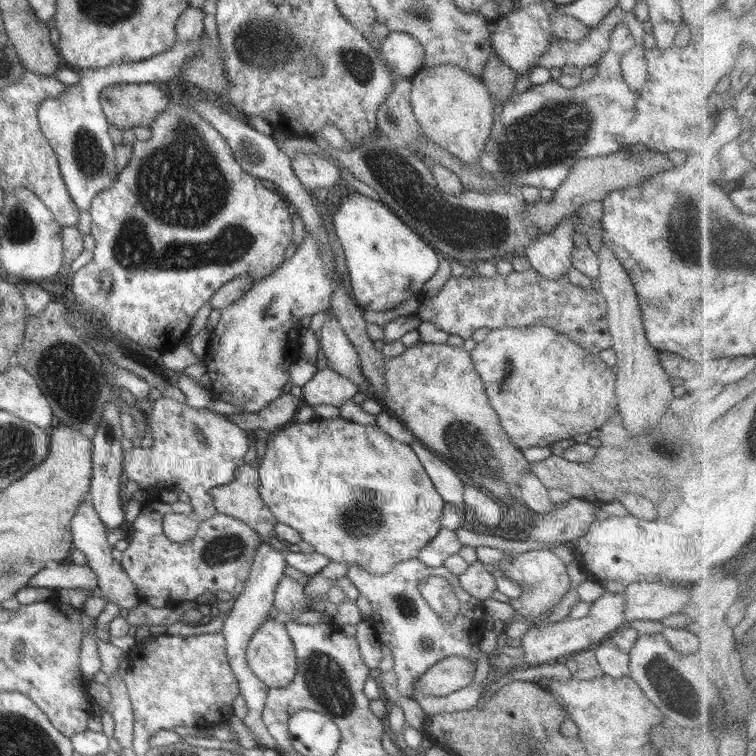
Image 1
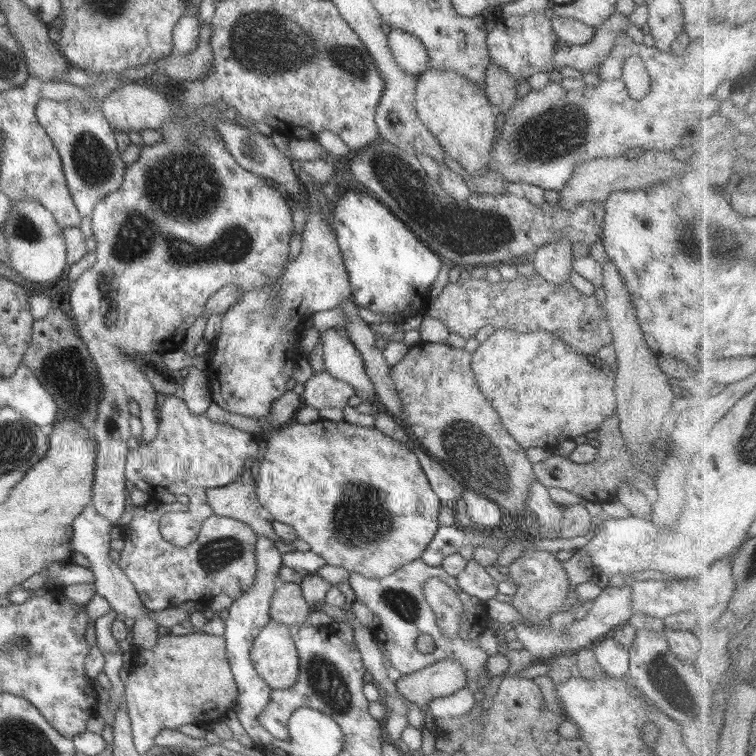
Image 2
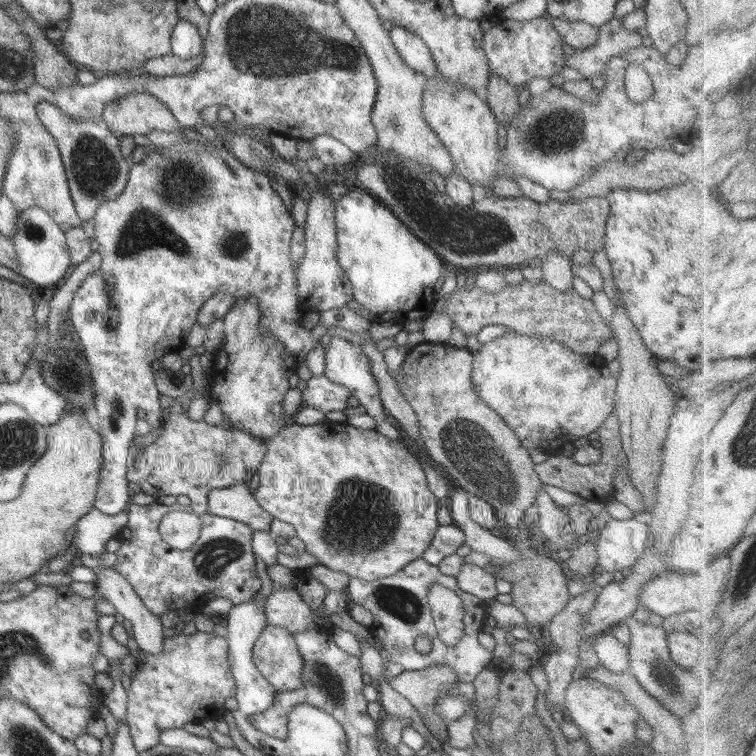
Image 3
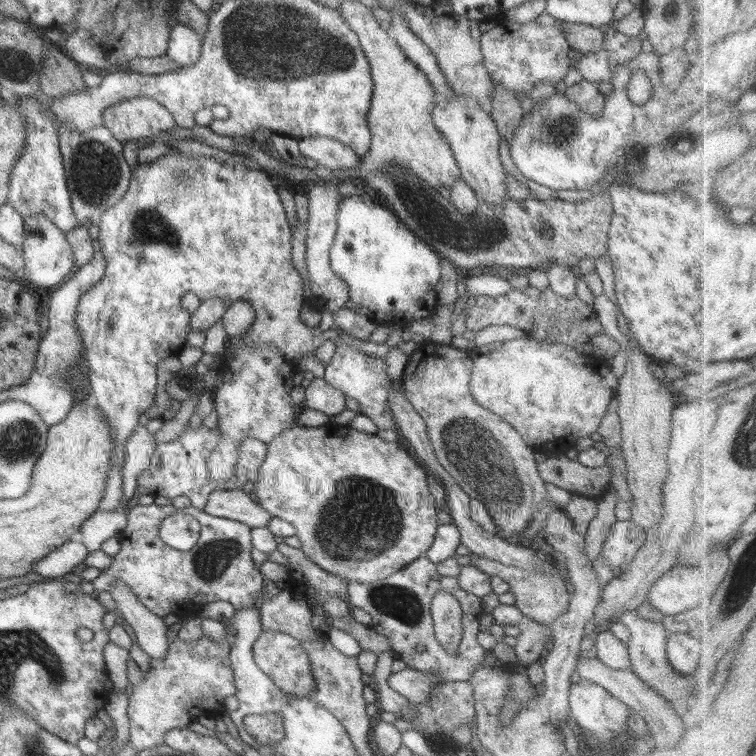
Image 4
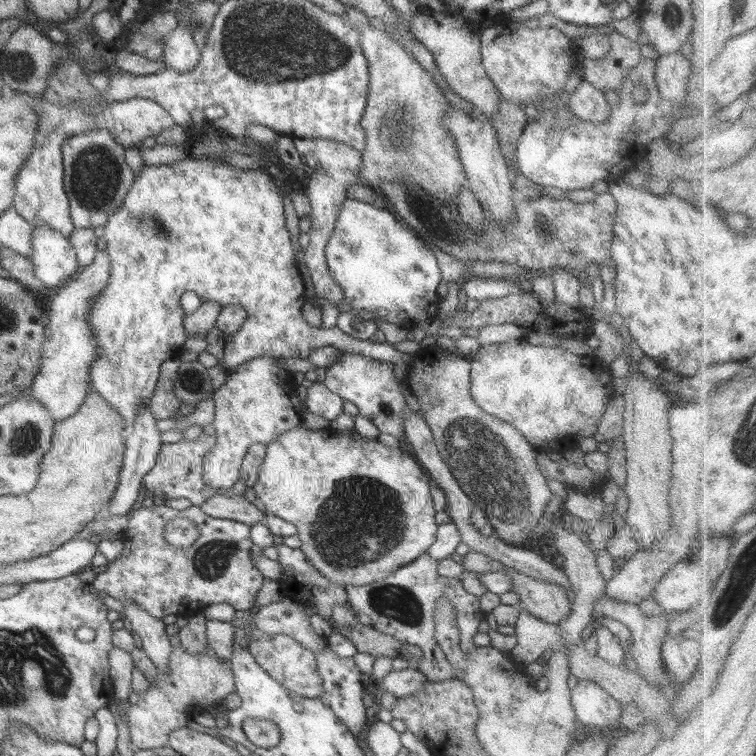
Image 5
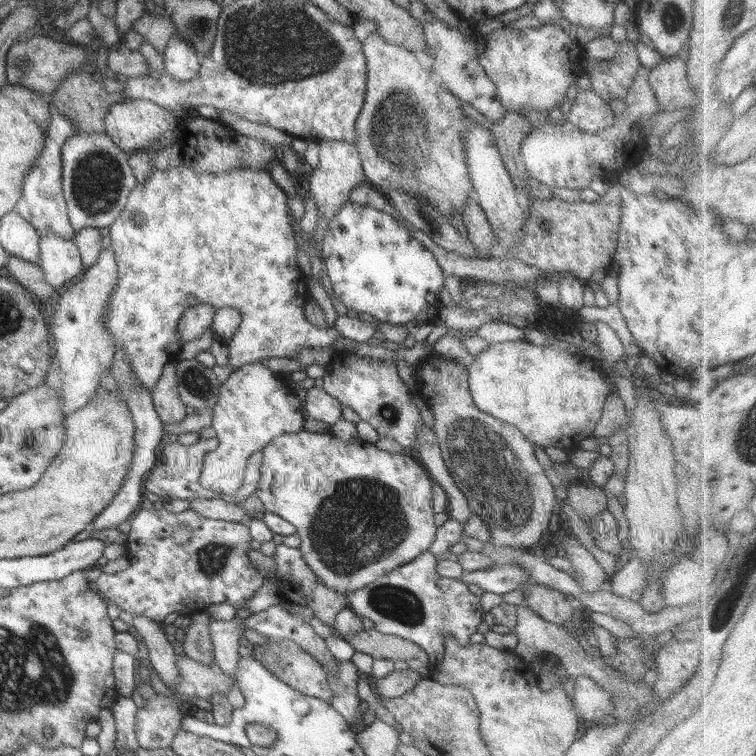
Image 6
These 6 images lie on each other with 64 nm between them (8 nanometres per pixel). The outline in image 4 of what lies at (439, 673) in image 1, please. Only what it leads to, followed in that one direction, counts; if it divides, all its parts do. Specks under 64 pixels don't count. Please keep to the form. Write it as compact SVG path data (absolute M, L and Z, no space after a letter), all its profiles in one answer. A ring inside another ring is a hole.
M406 668L396 672L396 674L391 674L388 678L388 687L398 692L410 704L422 706L428 702L432 688L442 684L442 682L446 681L442 681L438 675L434 675L434 672Z

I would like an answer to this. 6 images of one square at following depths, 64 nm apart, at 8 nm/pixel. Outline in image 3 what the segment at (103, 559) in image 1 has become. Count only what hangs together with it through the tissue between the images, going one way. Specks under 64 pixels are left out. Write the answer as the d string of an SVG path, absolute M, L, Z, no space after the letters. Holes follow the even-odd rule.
M94 507L88 514L81 516L76 525L76 535L72 545L79 548L82 554L90 554L90 556L98 557L106 550L106 543L111 538L118 536L120 529L124 528L128 522L128 514L126 511L120 514L107 515L101 510ZM100 565L97 572L96 588L98 594L103 594L107 601L116 608L117 616L120 619L125 619L130 622L132 626L132 636L136 640L136 644L142 650L142 652L149 652L150 654L156 654L163 648L163 640L165 639L164 625L160 620L158 614L150 612L143 603L143 600L135 593L133 586L123 577L119 572L113 570L113 567L104 567Z

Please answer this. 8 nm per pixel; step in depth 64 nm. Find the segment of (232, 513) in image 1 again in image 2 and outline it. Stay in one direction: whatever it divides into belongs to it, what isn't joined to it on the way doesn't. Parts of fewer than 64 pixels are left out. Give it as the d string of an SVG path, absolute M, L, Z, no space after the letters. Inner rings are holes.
M245 469L240 479L220 488L206 489L207 503L214 515L234 518L254 529L257 535L279 540L273 522L275 518L257 499L254 475L251 469Z

